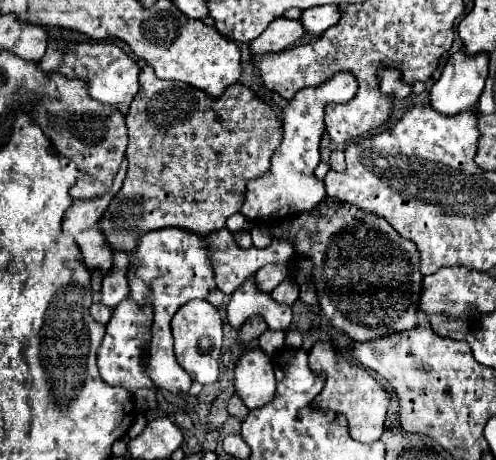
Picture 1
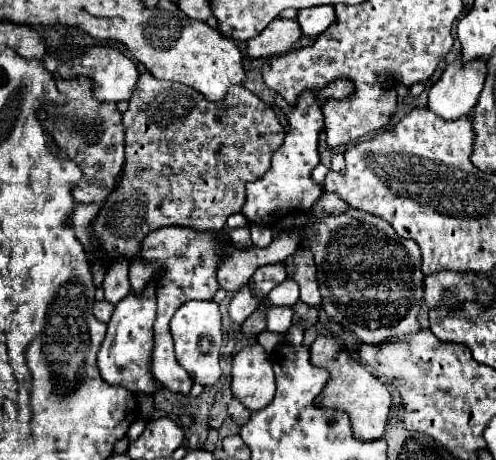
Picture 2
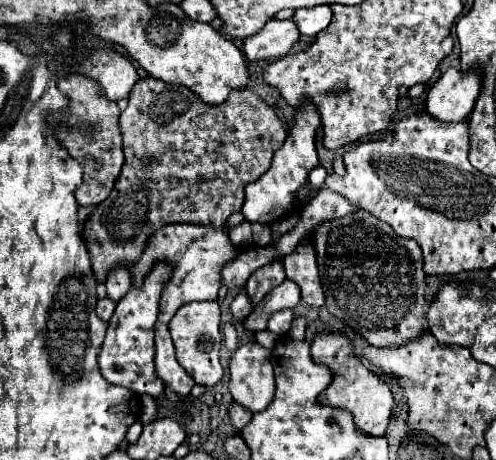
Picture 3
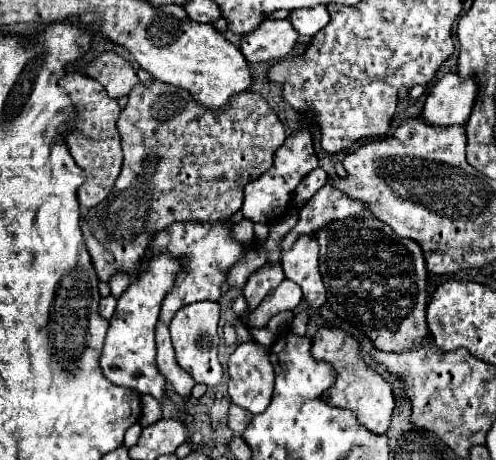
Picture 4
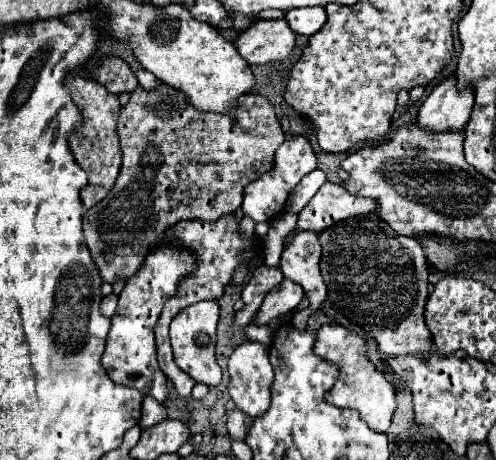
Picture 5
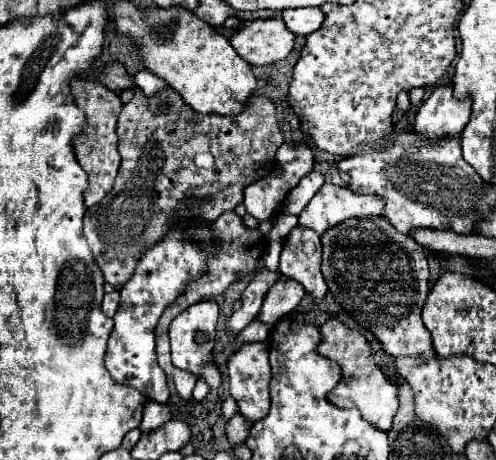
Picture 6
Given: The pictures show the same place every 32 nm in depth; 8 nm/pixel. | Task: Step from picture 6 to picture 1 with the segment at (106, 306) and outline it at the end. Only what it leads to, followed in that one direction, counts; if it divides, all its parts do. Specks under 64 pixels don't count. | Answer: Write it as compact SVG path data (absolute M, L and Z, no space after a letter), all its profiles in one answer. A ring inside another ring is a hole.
M96 302L96 304L92 304L90 314L92 314L92 318L94 318L96 322L108 324L108 320L110 320L110 316L112 316L112 308L106 306L106 304L102 304L102 302Z

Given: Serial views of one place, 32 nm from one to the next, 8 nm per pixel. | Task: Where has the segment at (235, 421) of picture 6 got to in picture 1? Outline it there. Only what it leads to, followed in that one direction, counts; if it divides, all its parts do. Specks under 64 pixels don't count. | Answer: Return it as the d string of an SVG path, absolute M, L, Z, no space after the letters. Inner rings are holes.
M232 396L230 398L230 402L228 402L228 414L230 416L234 416L234 418L238 418L240 422L244 422L246 418L248 418L248 408L244 406L244 402L238 398L238 396Z

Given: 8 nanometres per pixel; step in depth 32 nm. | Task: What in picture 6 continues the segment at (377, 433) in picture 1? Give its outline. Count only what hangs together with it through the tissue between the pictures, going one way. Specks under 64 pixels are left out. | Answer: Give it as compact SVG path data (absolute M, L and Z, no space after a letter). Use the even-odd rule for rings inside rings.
M330 318L320 328L324 342L318 346L318 352L322 356L328 356L330 360L338 362L344 370L342 382L330 392L328 400L336 404L338 408L358 408L362 412L362 418L370 424L378 426L380 430L390 430L392 420L398 412L398 386L394 386L380 366L374 362L374 352L370 348L370 342L366 336L362 336L356 330L350 330L346 324L342 324L338 318Z

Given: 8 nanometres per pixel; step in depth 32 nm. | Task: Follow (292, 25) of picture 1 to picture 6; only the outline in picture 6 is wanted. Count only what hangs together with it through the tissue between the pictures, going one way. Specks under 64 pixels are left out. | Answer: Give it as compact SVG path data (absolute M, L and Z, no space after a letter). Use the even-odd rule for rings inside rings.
M282 18L242 22L230 38L232 48L252 66L266 66L284 60L292 46L294 34L286 28Z

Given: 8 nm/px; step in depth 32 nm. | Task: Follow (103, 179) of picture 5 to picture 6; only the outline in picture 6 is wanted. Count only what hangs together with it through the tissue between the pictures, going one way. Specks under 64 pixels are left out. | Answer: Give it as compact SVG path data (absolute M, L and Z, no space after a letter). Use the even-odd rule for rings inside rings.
M72 80L72 94L74 100L78 104L78 108L82 108L88 116L88 124L82 130L82 134L78 138L74 138L74 152L76 158L80 162L80 166L86 170L88 174L88 192L84 194L84 202L86 206L98 204L112 188L116 172L118 172L118 164L120 164L120 156L116 150L118 144L118 136L116 136L116 122L118 122L118 114L122 110L122 102L120 96L112 90L108 90L106 86L98 84L98 82L90 82L90 80Z

